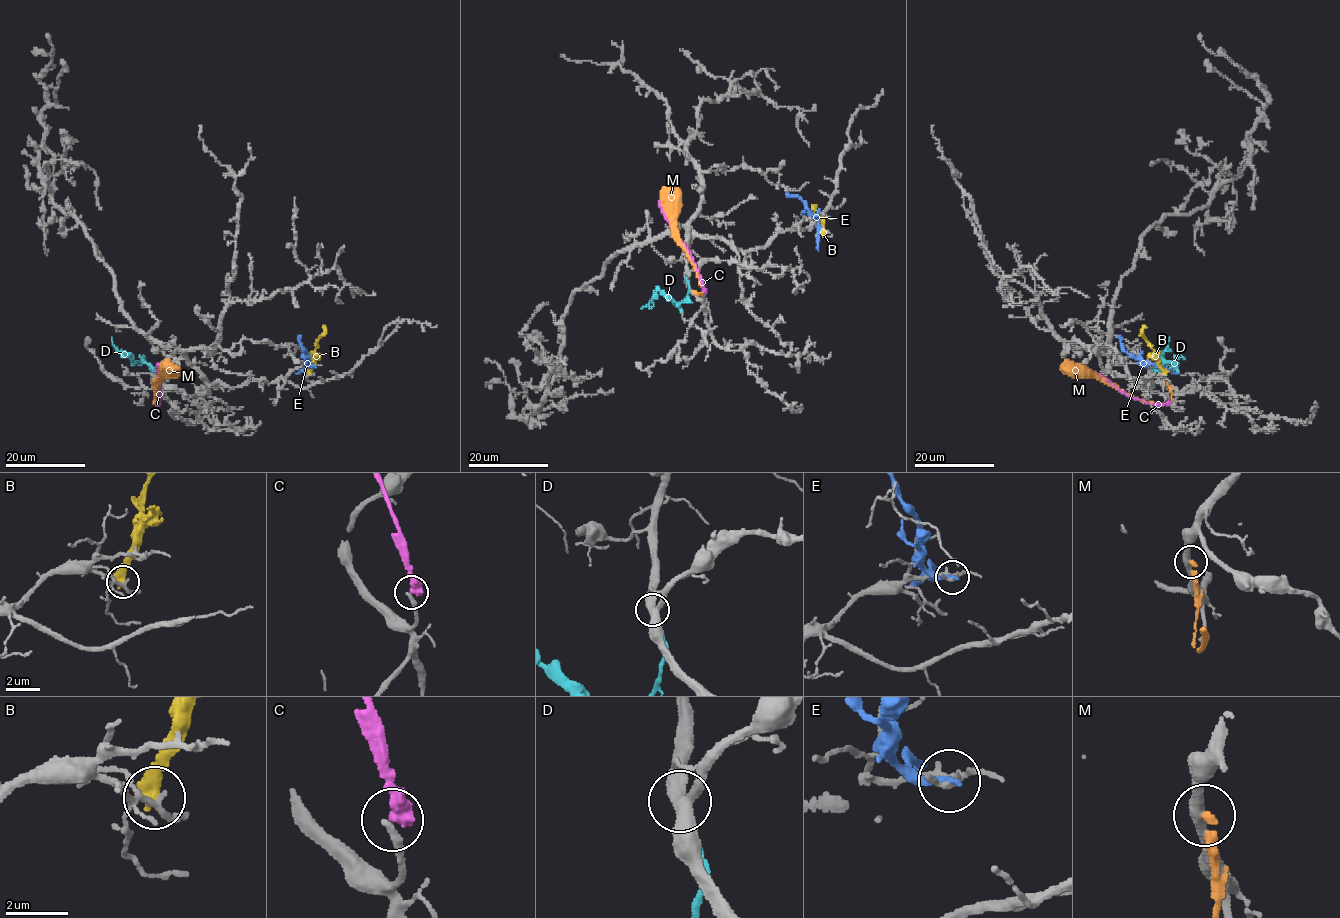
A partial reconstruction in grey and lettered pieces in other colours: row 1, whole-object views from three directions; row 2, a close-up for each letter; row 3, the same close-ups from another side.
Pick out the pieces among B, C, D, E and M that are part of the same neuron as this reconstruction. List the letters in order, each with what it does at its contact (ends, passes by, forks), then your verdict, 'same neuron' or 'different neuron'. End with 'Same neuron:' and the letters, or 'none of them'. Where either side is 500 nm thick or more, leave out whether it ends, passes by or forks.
B: different neuron
C: different neuron
D: it ends there; same neuron
E: it ends there; different neuron
M: it ends there; different neuron
Same neuron: D

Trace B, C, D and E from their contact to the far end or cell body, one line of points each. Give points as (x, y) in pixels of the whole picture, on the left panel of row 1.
B: (310, 372), (319, 338), (324, 334), (323, 326)
C: (156, 401), (159, 404), (158, 364)
D: (156, 370), (153, 372), (146, 364), (134, 363), (130, 354), (119, 352), (113, 346), (111, 338)
E: (314, 366), (308, 365), (308, 356), (298, 336)

